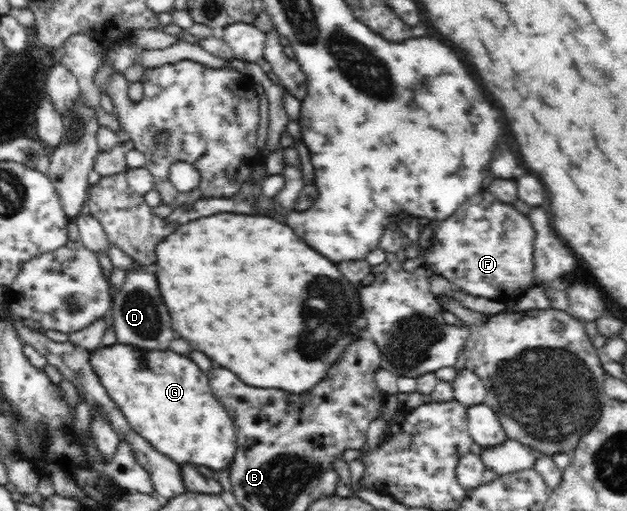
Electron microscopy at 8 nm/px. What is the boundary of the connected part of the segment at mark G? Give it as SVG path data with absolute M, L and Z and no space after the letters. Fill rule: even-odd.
M118 341L110 347L99 347L91 354L89 363L99 375L102 386L109 397L117 403L121 413L129 421L131 428L159 452L166 454L179 465L185 462L205 465L218 471L231 464L236 452L235 425L226 408L216 400L209 388L209 378L199 370L199 366L175 352L141 352L131 344Z

